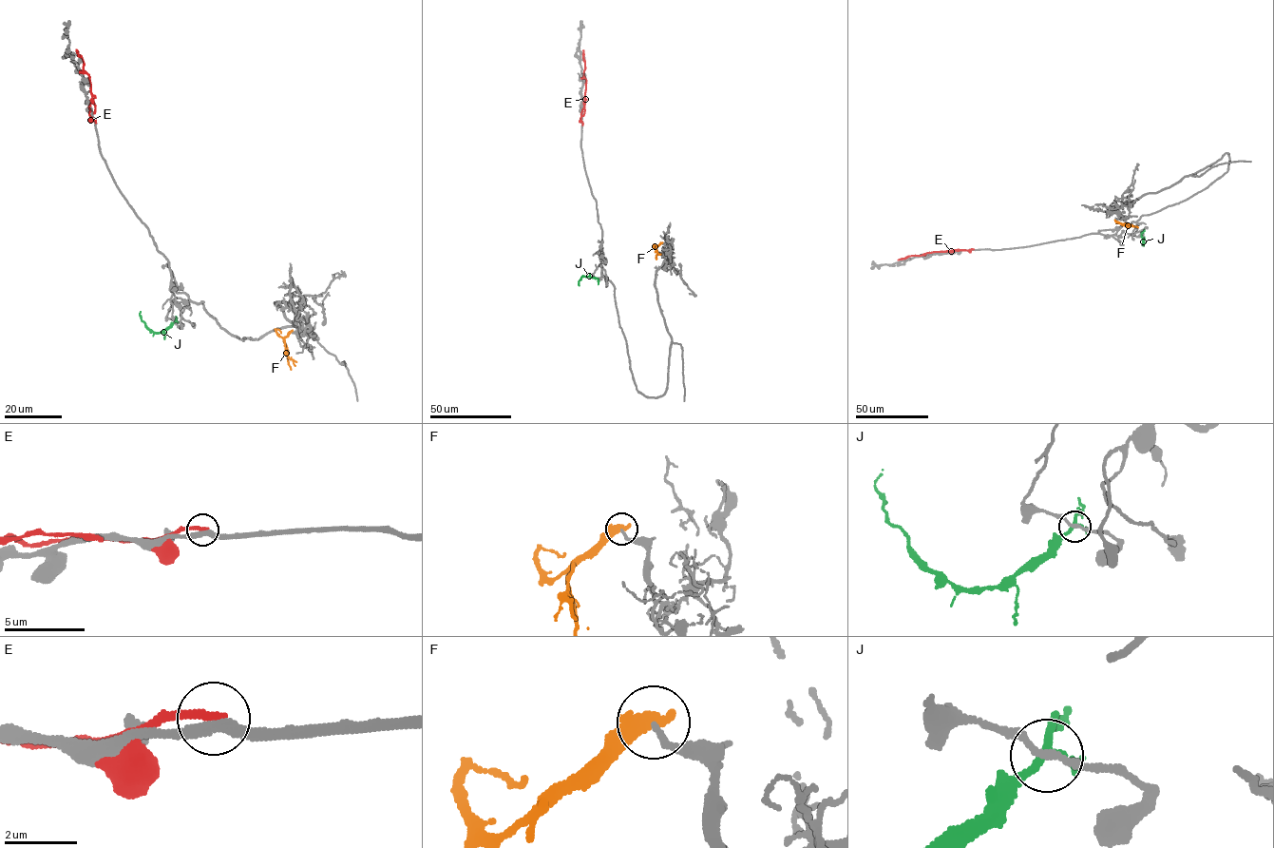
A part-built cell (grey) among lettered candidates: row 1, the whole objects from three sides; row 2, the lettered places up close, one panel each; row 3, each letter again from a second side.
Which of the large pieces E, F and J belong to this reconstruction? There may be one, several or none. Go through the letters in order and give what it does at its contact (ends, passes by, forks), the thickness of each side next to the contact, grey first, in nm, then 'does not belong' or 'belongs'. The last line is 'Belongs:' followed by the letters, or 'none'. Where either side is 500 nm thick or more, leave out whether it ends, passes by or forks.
E: it ends | 320/240 nm | does not belong
F: 150/500 nm | does not belong
J: it forks | 180/180 nm | does not belong
Belongs: none

